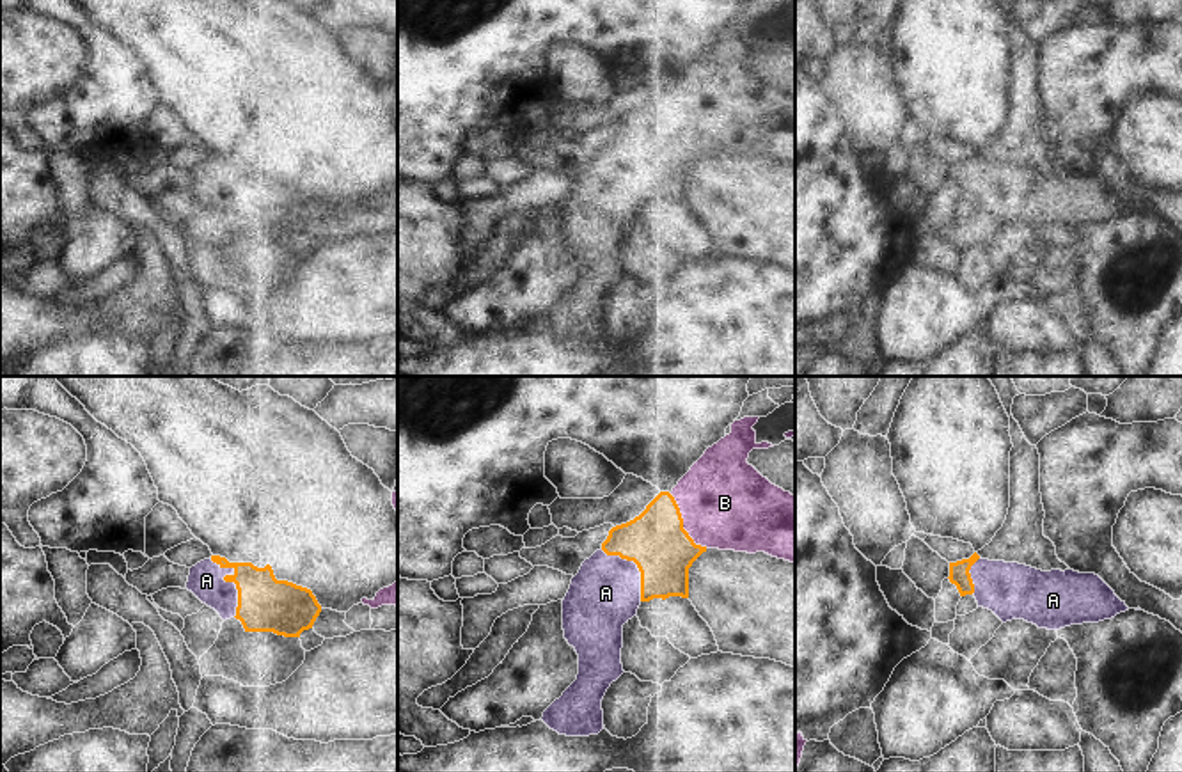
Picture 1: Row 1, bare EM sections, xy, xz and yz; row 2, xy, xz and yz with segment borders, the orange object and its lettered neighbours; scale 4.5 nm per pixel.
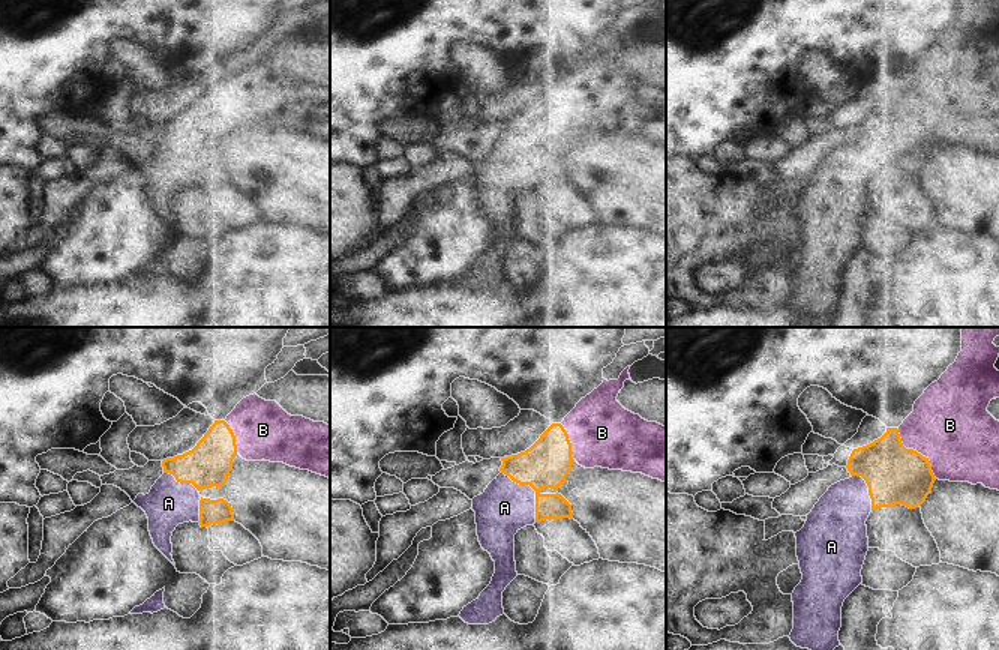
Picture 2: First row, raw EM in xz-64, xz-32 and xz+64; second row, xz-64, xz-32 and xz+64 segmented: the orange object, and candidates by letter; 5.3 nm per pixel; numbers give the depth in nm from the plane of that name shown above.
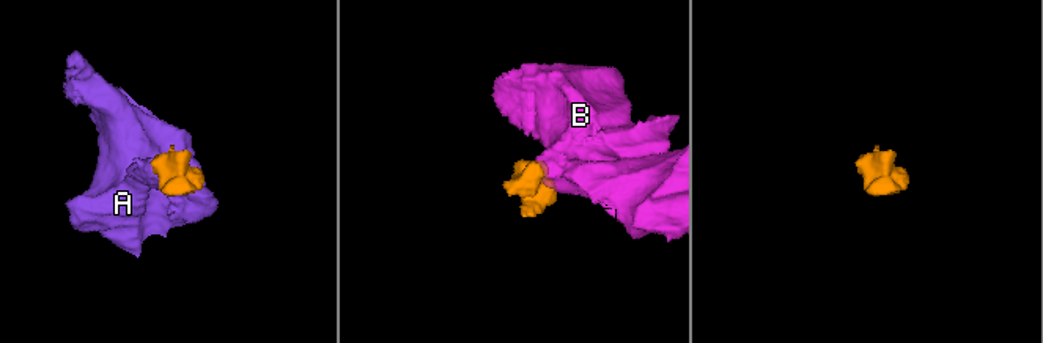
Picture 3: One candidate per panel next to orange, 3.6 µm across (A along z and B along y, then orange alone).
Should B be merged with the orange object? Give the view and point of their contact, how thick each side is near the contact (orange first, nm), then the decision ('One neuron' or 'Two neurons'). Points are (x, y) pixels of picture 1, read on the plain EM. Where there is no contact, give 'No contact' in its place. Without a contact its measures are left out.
Touches orange at xz (682, 126). Thickness 280 nm (orange) against 420 nm. One neuron.

